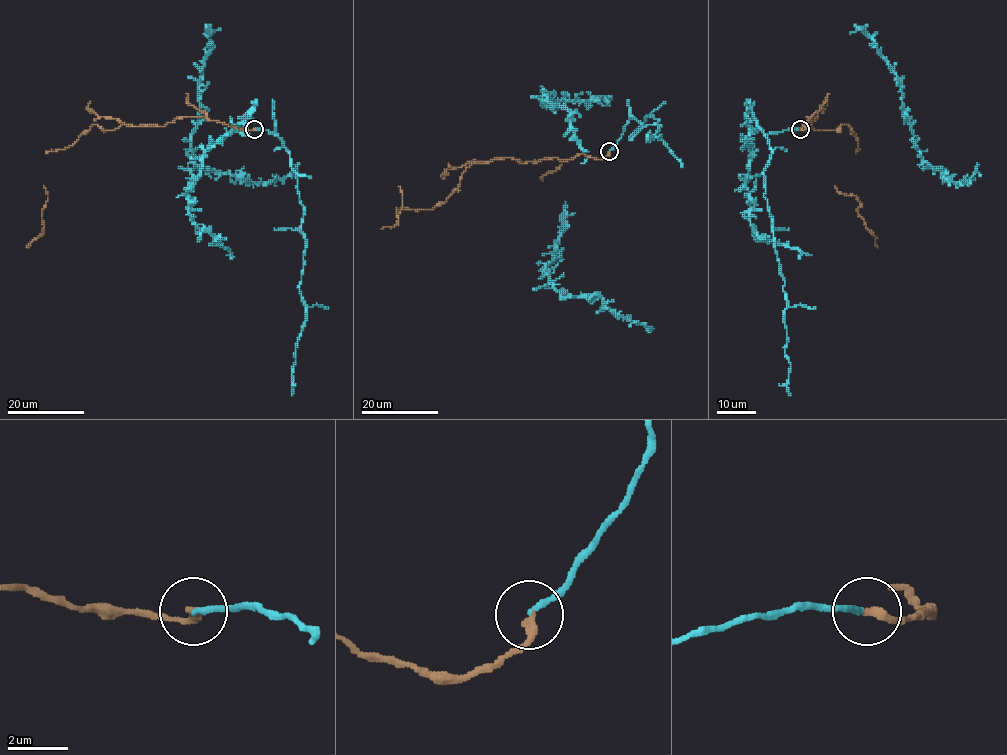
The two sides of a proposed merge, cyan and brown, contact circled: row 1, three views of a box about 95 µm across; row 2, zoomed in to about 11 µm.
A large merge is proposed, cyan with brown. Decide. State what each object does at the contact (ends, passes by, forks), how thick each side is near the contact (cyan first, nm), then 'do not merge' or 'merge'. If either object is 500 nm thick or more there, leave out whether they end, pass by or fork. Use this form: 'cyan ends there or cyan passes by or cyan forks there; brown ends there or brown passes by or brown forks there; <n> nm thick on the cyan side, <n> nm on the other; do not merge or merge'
cyan ends there; brown ends there; 180 nm thick on the cyan side, 280 nm on the other; merge

